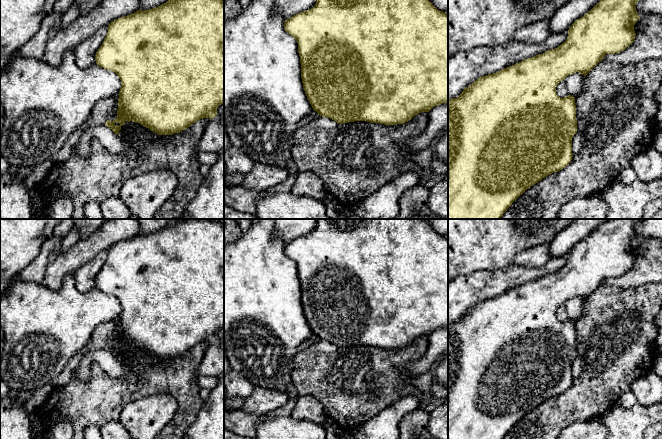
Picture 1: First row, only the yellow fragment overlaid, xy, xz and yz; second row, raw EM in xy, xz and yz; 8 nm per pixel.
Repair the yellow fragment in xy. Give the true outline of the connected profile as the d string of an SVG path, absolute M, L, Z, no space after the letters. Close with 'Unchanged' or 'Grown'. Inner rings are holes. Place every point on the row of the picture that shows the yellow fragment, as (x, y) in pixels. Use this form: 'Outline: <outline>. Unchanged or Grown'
Outline: M168 0L166 3L149 10L136 12L112 21L108 26L106 37L96 52L96 64L106 70L115 72L121 80L118 98L117 118L107 120L105 126L115 134L119 134L125 122L135 122L149 128L158 135L180 133L193 123L203 118L212 119L217 116L217 108L224 104L224 1L222 0Z. Unchanged

